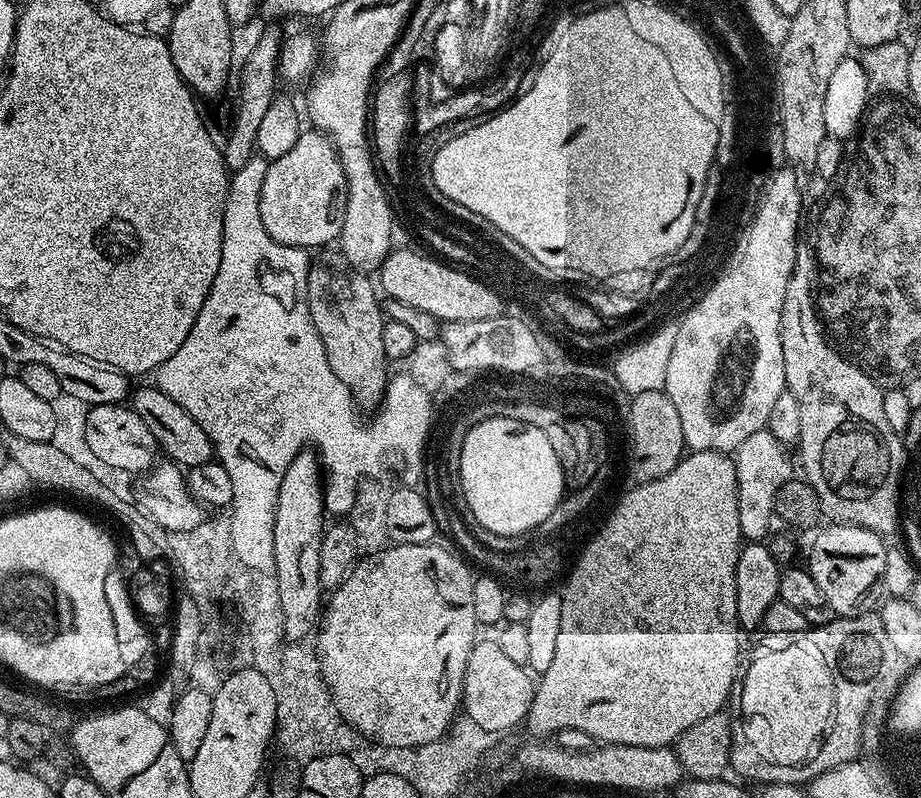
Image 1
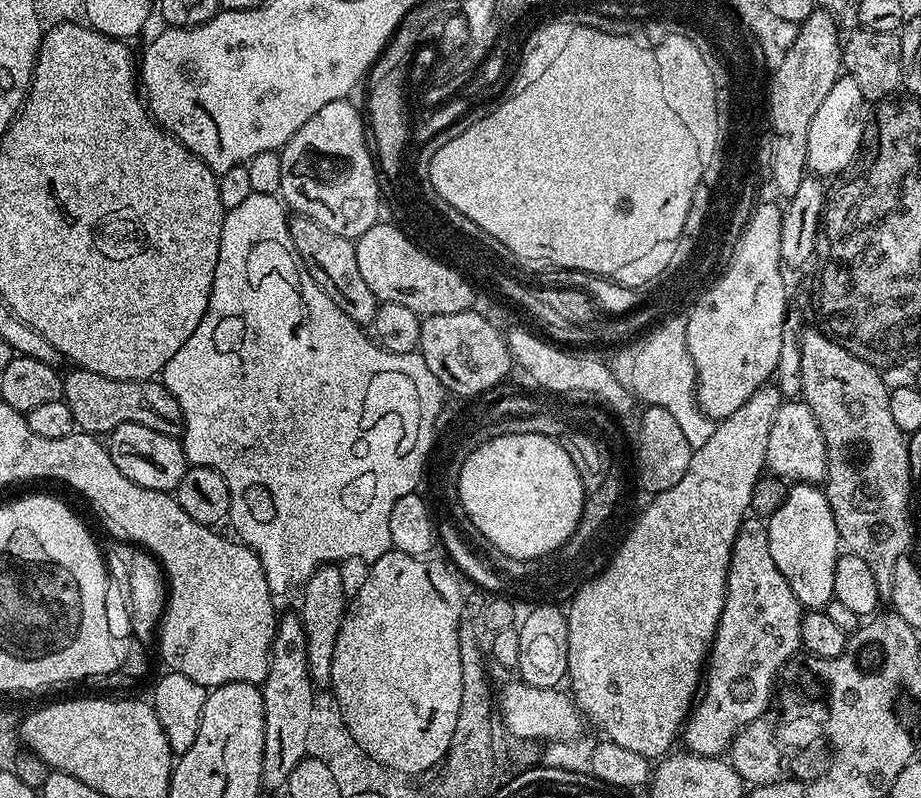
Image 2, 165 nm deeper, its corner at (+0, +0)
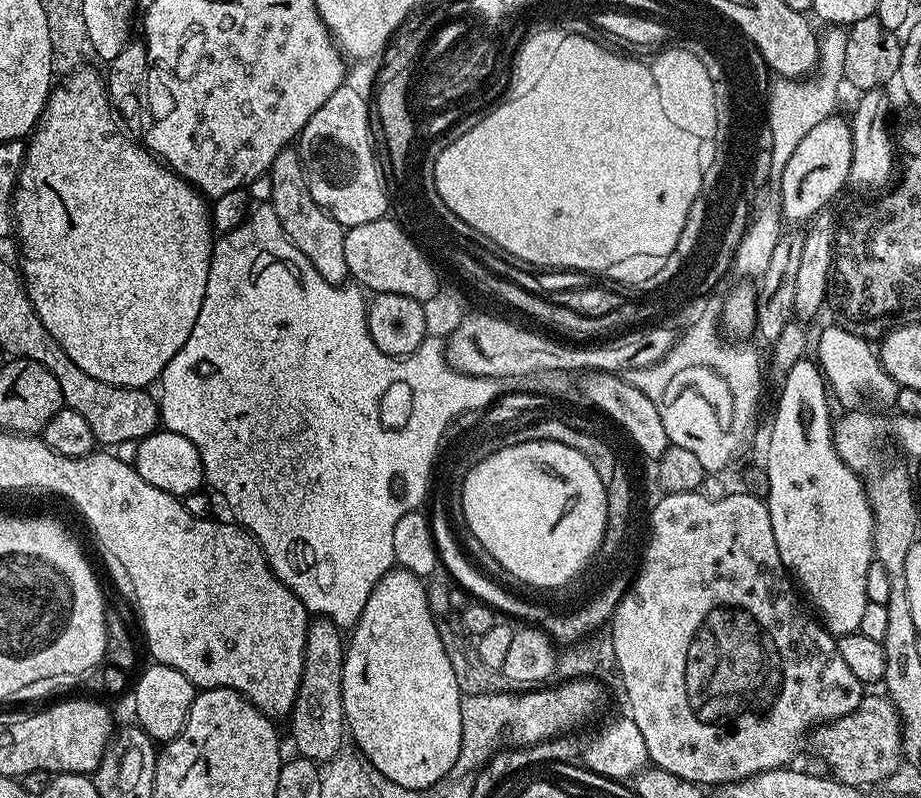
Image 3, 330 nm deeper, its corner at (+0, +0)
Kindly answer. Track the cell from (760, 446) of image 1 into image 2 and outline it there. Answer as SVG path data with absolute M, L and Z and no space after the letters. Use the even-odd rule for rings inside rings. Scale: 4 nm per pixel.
M800 398L785 399L776 408L774 422L770 426L770 438L766 441L767 471L787 482L803 482L819 485L828 475L828 451L820 433L818 422L810 406Z

